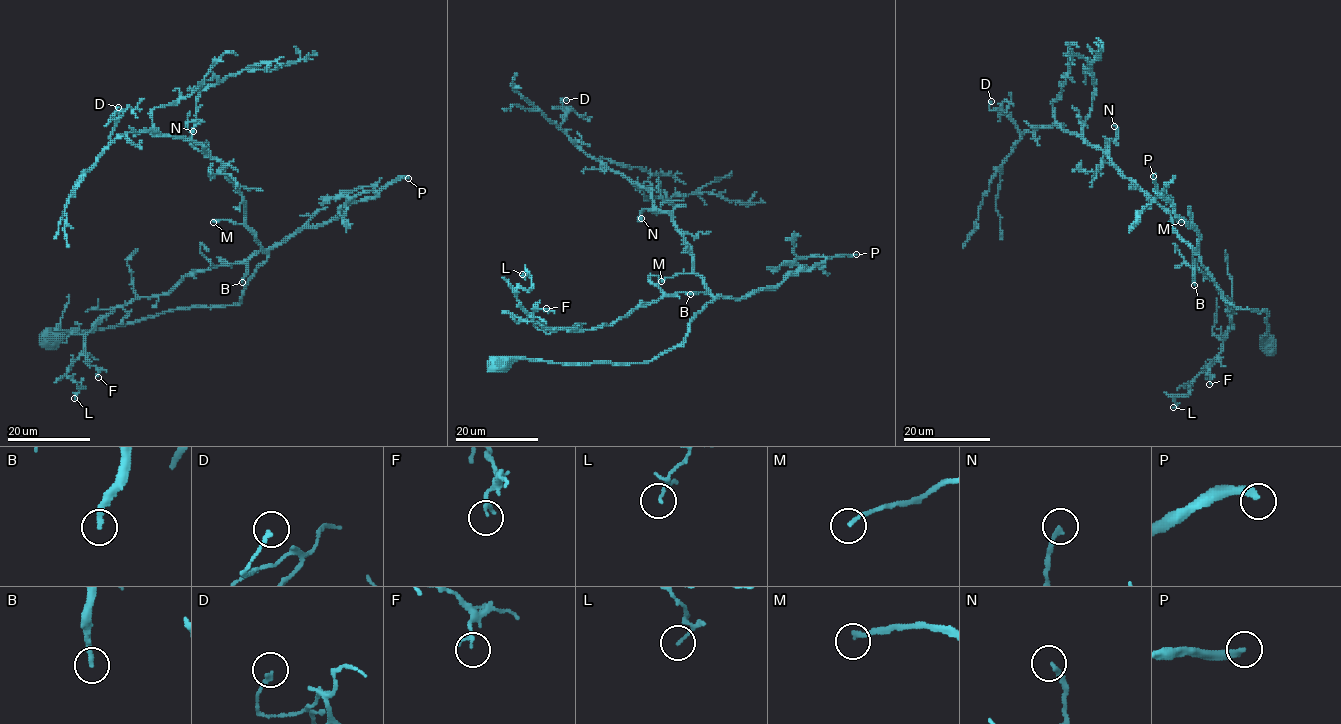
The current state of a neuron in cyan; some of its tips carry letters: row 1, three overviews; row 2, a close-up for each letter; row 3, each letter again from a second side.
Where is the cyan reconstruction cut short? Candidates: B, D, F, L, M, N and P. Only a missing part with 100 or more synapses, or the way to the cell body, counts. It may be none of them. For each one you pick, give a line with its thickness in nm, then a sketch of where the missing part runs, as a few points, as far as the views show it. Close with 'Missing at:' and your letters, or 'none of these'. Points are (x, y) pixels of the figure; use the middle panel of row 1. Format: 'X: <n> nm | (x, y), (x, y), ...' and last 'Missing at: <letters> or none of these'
P: 320 nm | (856, 254), (872, 250), (876, 245), (874, 230), (837, 231), (816, 221), (801, 226), (754, 231), (729, 224)
Missing at: P

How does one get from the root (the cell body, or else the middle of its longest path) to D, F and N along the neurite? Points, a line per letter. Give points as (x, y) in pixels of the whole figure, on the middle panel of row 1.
D: (495, 366), (651, 361), (679, 346), (715, 299), (653, 195), (559, 127), (571, 109), (566, 100)
F: (495, 366), (651, 361), (679, 346), (715, 299), (665, 295), (584, 330), (535, 323), (533, 309), (546, 308)
N: (495, 366), (637, 363), (683, 342), (715, 298), (693, 273), (673, 218), (658, 209), (641, 218)

